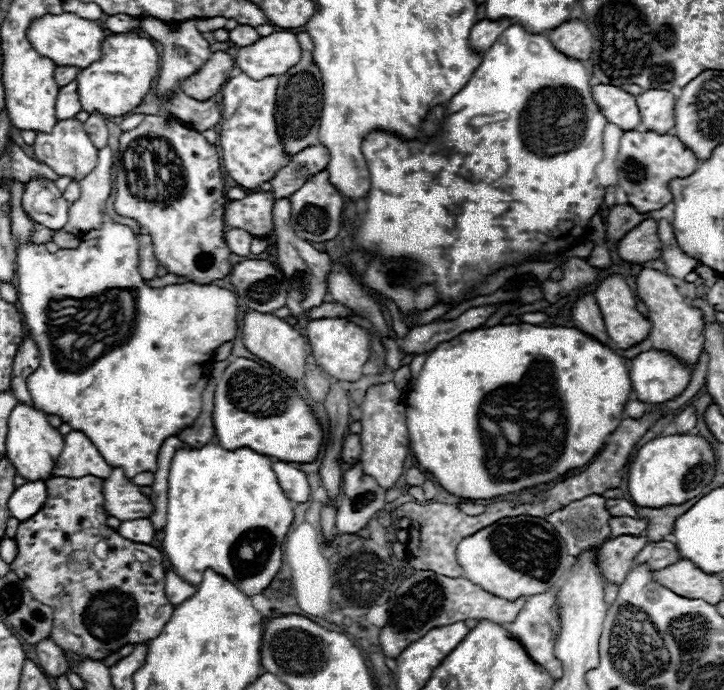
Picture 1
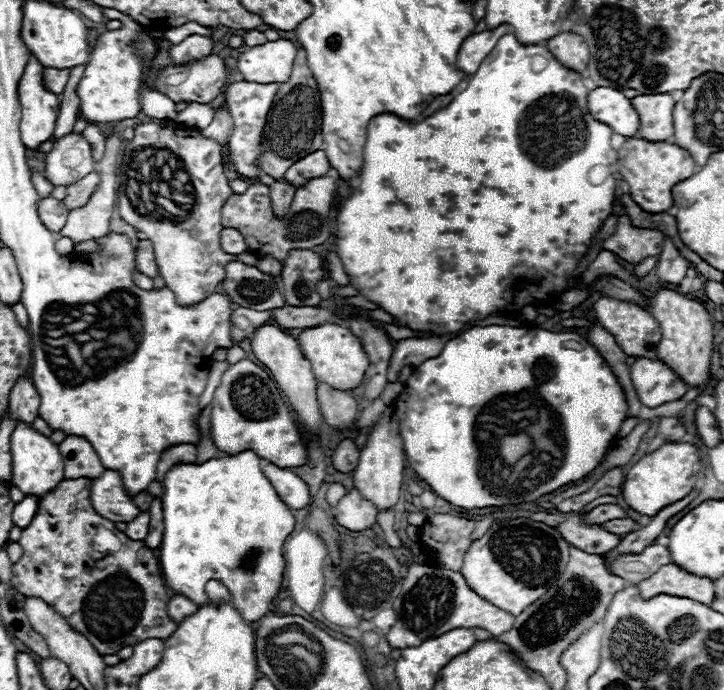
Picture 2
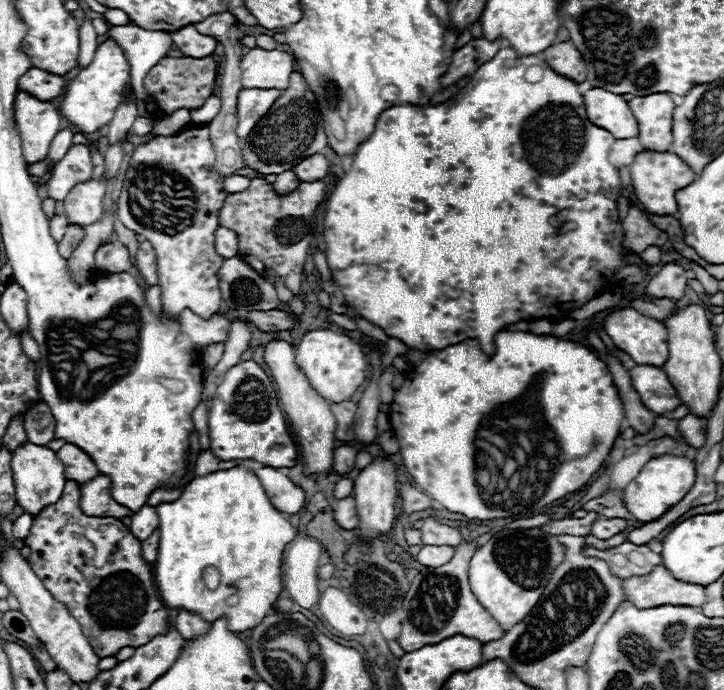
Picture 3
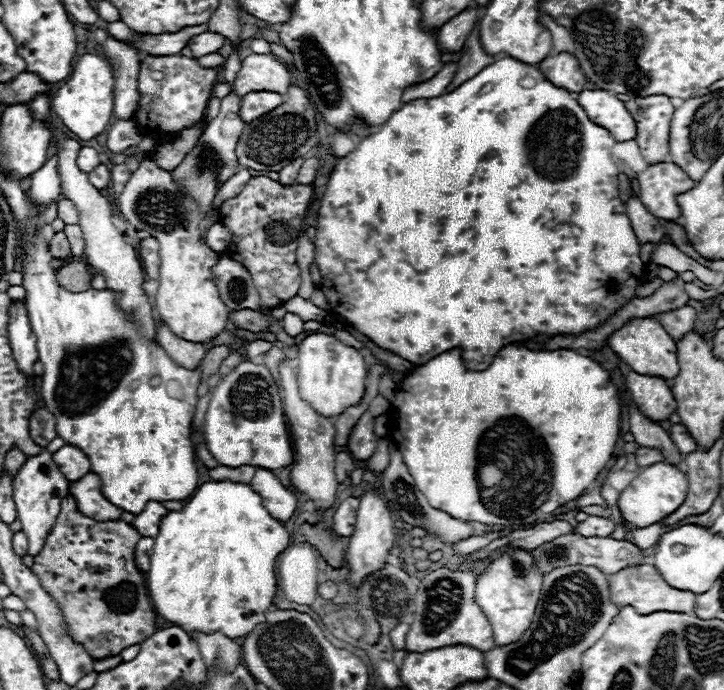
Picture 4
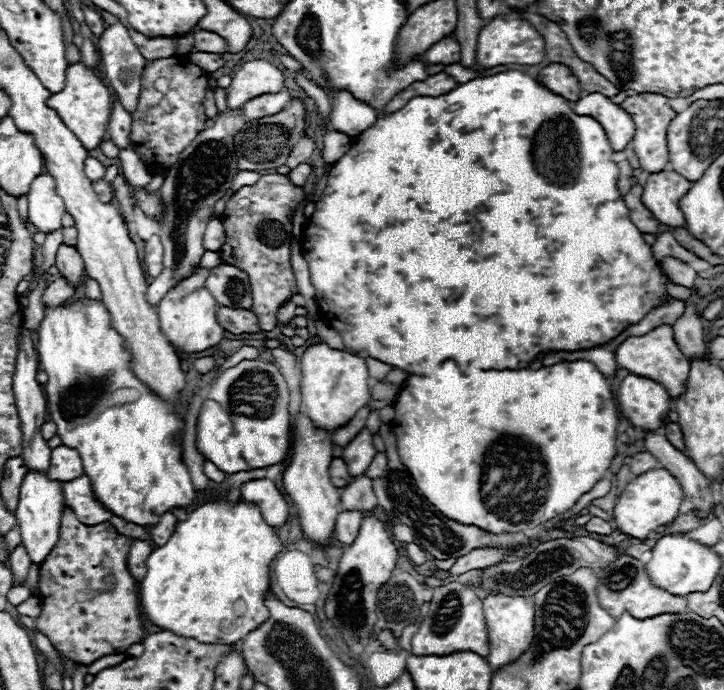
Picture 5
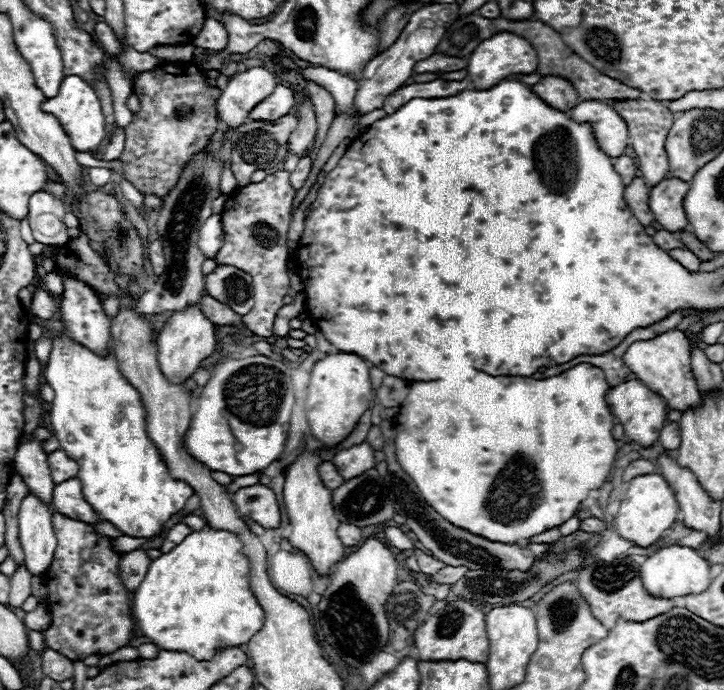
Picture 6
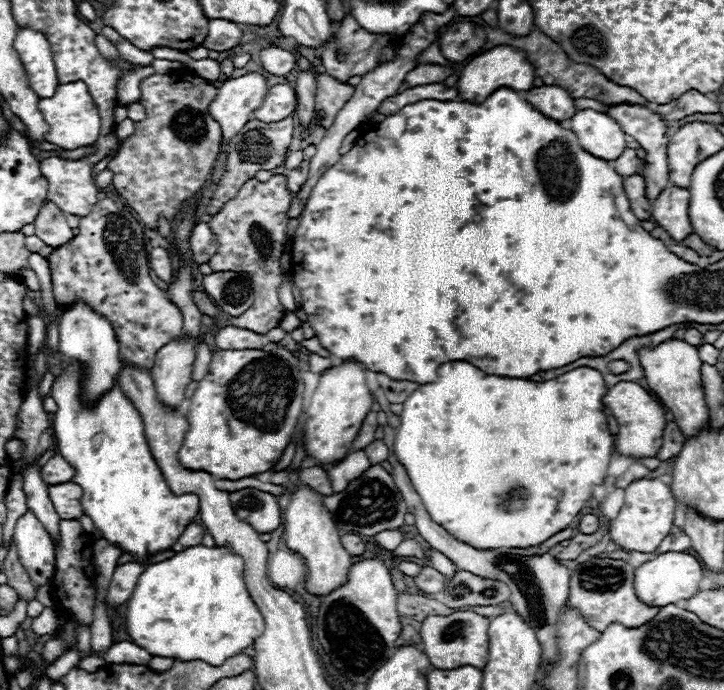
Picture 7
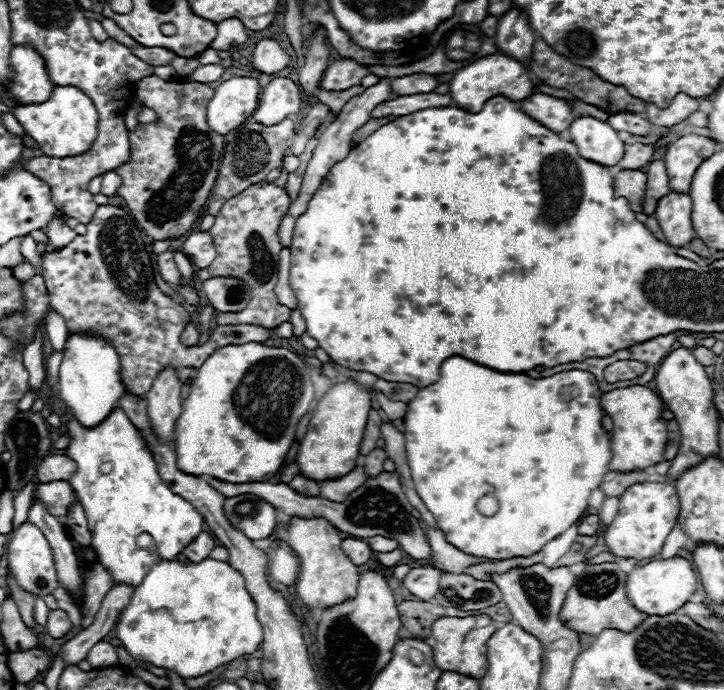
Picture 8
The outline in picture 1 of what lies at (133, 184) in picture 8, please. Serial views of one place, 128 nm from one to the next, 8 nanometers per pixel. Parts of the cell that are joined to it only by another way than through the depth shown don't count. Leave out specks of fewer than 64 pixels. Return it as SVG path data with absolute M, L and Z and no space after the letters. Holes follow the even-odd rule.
M214 52L210 60L202 66L202 70L186 82L186 88L184 88L186 94L198 100L206 100L214 96L222 88L222 84L232 76L234 66L236 62L230 54Z

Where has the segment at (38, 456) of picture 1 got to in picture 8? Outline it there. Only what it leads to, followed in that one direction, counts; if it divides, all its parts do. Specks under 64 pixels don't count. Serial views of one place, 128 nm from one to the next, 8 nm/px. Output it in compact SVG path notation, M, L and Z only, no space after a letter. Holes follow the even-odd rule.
M24 522L10 538L8 538L8 546L6 546L6 558L8 558L8 566L16 578L16 582L32 592L32 594L52 594L60 582L56 578L56 568L54 568L54 558L52 558L52 550L50 544L46 540L46 536L40 532L38 526L34 526L32 522Z

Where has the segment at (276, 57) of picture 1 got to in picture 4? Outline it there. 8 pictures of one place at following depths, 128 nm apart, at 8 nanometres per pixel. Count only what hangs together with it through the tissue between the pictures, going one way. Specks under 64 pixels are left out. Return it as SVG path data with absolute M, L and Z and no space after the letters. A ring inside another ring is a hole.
M250 54L242 60L242 68L234 80L234 90L238 96L246 92L288 92L292 74L286 64L282 64L272 54Z

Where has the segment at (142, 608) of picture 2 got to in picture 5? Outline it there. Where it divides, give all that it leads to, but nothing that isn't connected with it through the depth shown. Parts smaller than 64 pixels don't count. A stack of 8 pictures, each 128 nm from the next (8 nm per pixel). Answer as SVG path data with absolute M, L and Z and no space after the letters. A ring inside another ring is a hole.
M66 508L60 520L60 536L52 552L40 564L38 590L42 598L42 614L36 620L40 632L48 636L48 640L58 648L60 654L70 656L82 664L92 664L94 660L108 654L122 654L132 644L142 642L144 638L144 622L140 610L140 584L128 572L128 552L134 544L134 538L122 536L110 522L102 522L96 526L82 524L76 514Z

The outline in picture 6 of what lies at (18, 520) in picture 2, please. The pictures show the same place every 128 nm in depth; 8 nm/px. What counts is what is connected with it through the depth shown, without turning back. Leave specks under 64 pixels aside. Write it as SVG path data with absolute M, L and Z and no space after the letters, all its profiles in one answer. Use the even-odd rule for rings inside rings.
M22 564L22 566L18 566L16 568L16 572L12 574L12 578L10 578L10 606L16 606L16 608L20 608L20 604L32 594L30 592L30 572L28 572L28 568Z

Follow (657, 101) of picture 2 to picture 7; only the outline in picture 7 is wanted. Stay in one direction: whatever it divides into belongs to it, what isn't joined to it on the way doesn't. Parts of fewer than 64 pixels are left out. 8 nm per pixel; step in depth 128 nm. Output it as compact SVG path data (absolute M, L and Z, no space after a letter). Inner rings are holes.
M616 104L608 108L608 114L614 116L614 120L618 120L618 124L622 124L622 130L632 136L640 148L646 152L644 158L644 170L642 176L646 180L646 196L650 196L650 200L654 200L662 188L666 188L668 182L668 162L666 162L666 146L670 142L670 130L668 130L668 122L662 120L660 114L648 110L646 106L638 106L638 104Z

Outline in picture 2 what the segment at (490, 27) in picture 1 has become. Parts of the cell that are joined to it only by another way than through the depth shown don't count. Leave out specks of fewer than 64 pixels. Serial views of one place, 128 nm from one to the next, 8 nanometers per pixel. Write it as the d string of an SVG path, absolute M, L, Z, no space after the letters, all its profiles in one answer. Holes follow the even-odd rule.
M500 24L498 28L494 30L484 30L480 34L470 34L460 52L458 52L458 68L464 70L468 76L472 76L480 62L492 52L492 48L496 46L496 42L506 34L506 32L512 32L512 26L510 24Z

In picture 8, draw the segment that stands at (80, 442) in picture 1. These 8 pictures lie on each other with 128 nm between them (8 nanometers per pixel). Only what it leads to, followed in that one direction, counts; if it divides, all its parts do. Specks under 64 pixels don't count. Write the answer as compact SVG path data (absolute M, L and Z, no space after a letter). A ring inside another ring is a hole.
M48 456L36 470L38 482L68 480L76 472L76 464L68 456Z

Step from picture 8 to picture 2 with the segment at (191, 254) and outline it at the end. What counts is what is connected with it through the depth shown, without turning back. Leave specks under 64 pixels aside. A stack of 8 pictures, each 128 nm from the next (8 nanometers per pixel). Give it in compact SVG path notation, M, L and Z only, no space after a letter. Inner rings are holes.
M224 228L220 236L220 244L222 244L222 250L228 254L242 254L248 250L244 236L236 228Z

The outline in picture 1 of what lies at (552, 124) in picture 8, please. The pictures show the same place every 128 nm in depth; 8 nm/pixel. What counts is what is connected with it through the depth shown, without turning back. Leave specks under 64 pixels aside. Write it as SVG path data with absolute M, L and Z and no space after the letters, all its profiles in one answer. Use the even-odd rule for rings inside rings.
M568 20L548 32L552 44L576 60L586 60L592 50L592 32L582 20Z

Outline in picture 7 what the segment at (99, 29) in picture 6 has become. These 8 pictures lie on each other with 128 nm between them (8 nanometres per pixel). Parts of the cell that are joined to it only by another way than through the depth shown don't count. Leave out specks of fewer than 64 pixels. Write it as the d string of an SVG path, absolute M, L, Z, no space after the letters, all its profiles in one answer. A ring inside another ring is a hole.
M104 26L104 28L102 28L102 34L118 48L122 60L126 60L126 62L130 62L130 64L138 64L138 66L148 66L150 60L154 60L154 56L152 56L150 52L144 52L144 50L132 46L132 44L130 44L128 40L124 40L114 28Z

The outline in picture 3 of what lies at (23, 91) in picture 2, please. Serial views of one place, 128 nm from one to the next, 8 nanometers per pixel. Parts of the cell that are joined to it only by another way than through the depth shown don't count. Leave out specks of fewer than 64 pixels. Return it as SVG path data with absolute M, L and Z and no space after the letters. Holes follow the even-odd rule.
M18 92L14 118L20 130L26 162L32 164L48 156L48 146L60 130L60 110L52 102L42 102L28 92Z

